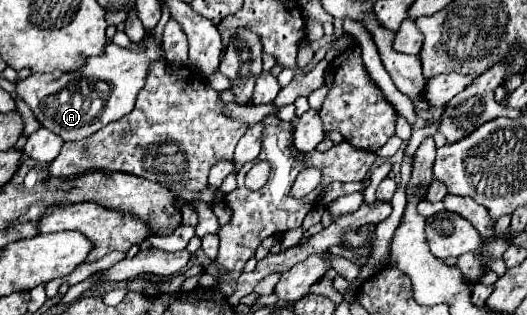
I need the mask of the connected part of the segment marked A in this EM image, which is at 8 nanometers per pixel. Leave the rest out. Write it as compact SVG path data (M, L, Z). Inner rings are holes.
M154 38L148 40L144 52L134 52L120 48L116 44L108 44L102 56L90 56L86 58L84 66L76 72L62 72L54 70L48 74L30 74L24 80L16 82L16 98L26 102L30 110L34 112L36 120L56 132L62 140L82 140L100 130L104 124L118 120L120 116L126 116L132 110L132 104L136 100L136 92L144 86L144 76L148 72L148 64L162 60L162 44ZM84 78L88 86L98 86L98 96L58 96L62 88L66 88L70 82ZM106 84L104 90L100 90Z

